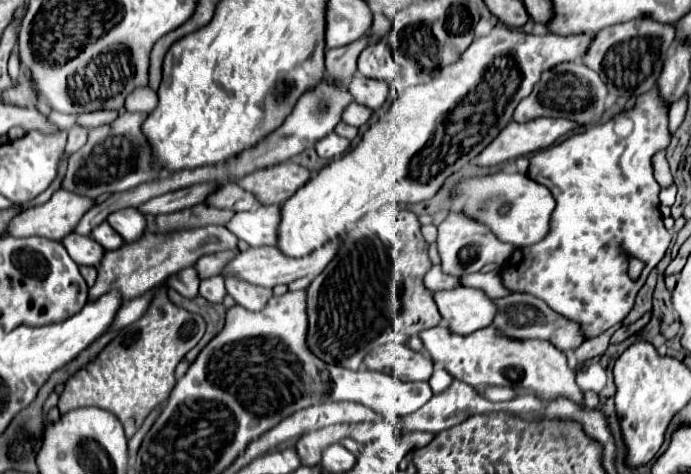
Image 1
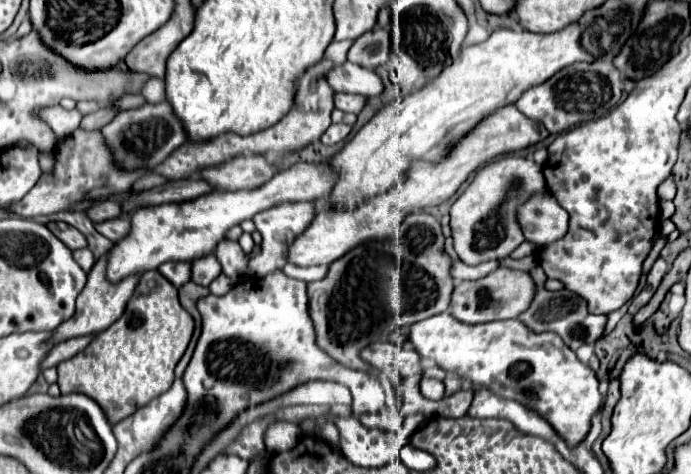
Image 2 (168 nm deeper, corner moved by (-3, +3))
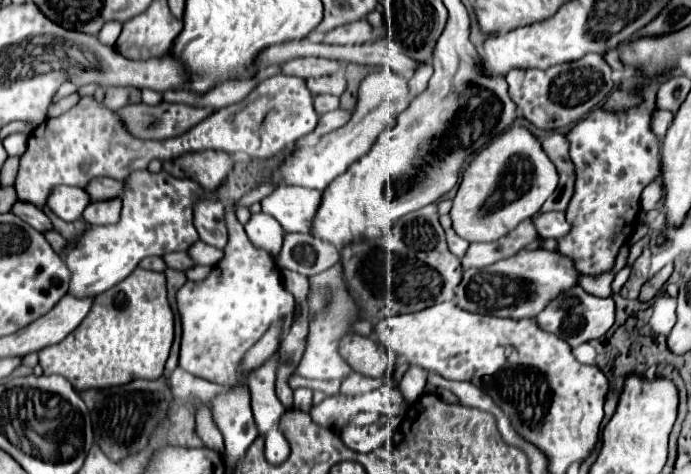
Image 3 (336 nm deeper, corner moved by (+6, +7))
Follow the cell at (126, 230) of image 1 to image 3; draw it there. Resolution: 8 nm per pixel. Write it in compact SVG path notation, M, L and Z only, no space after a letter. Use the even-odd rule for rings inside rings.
M57 185L49 193L45 205L57 217L61 217L63 221L77 221L77 219L81 219L81 213L83 213L83 209L85 209L87 203L89 203L89 195L83 189Z

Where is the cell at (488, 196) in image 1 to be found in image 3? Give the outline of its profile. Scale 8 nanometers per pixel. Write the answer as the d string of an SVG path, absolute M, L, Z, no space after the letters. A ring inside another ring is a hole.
M537 213L535 217L535 225L541 237L555 237L561 239L571 231L571 225L565 219L565 213Z

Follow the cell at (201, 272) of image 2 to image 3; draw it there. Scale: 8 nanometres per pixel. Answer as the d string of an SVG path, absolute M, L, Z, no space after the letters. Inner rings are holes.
M185 251L167 253L167 255L163 255L163 261L167 263L167 267L177 269L177 271L185 271L185 269L189 269L191 265L195 265L195 263L191 261L191 257L189 257Z

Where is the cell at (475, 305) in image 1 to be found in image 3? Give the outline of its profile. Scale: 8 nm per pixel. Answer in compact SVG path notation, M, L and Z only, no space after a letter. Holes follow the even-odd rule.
M521 251L509 259L501 259L483 269L467 269L461 285L457 287L457 305L471 313L525 319L537 317L541 309L549 305L561 293L573 289L581 273L575 269L575 263L561 255L559 251Z

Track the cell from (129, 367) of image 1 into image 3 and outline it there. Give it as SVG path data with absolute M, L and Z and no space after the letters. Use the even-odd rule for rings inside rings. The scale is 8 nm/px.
M137 267L127 279L113 285L109 291L103 291L93 299L93 307L87 317L81 321L73 333L69 333L61 343L49 345L39 351L39 365L45 375L61 375L75 389L101 389L123 385L133 379L153 379L161 377L165 369L165 361L169 357L169 349L173 343L173 311L167 301L165 291L165 273L145 271Z

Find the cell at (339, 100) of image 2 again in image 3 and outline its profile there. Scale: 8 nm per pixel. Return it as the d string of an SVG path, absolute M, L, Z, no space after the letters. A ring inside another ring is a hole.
M329 75L329 77L315 77L305 79L311 93L331 93L341 95L345 91L345 79L341 75Z

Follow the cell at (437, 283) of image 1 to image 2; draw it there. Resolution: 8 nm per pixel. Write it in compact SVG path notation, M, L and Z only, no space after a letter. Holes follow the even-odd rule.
M452 261L452 267L450 267L450 275L455 282L460 281L474 281L474 279L480 279L480 277L486 277L488 273L492 273L494 269L498 267L498 261L488 261L488 263L482 263L482 265L476 265L476 267L470 267L470 265L464 265L462 261Z

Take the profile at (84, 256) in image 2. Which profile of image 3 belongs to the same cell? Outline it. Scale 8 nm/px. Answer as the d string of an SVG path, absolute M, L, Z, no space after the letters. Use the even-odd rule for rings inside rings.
M45 231L43 233L45 235L45 239L49 241L49 245L55 249L55 253L61 253L63 251L63 247L65 247L65 237L63 235L59 235L57 231Z

